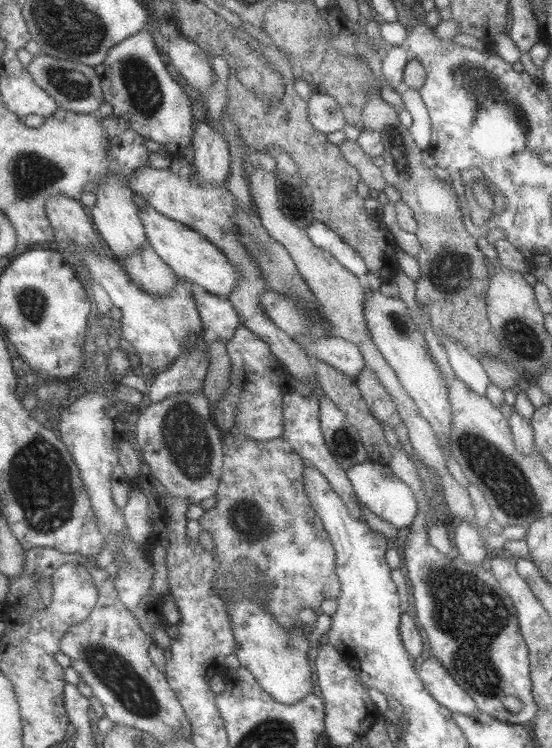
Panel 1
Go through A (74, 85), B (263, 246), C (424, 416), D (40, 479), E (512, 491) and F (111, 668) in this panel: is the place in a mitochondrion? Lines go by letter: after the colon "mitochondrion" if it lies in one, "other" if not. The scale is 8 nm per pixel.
A: mitochondrion
B: mitochondrion
C: other
D: mitochondrion
E: mitochondrion
F: mitochondrion

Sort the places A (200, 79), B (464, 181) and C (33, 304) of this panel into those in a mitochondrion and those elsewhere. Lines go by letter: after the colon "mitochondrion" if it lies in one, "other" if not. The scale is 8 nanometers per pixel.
A: other
B: other
C: mitochondrion

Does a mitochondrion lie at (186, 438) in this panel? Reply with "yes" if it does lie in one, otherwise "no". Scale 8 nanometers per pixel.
yes

